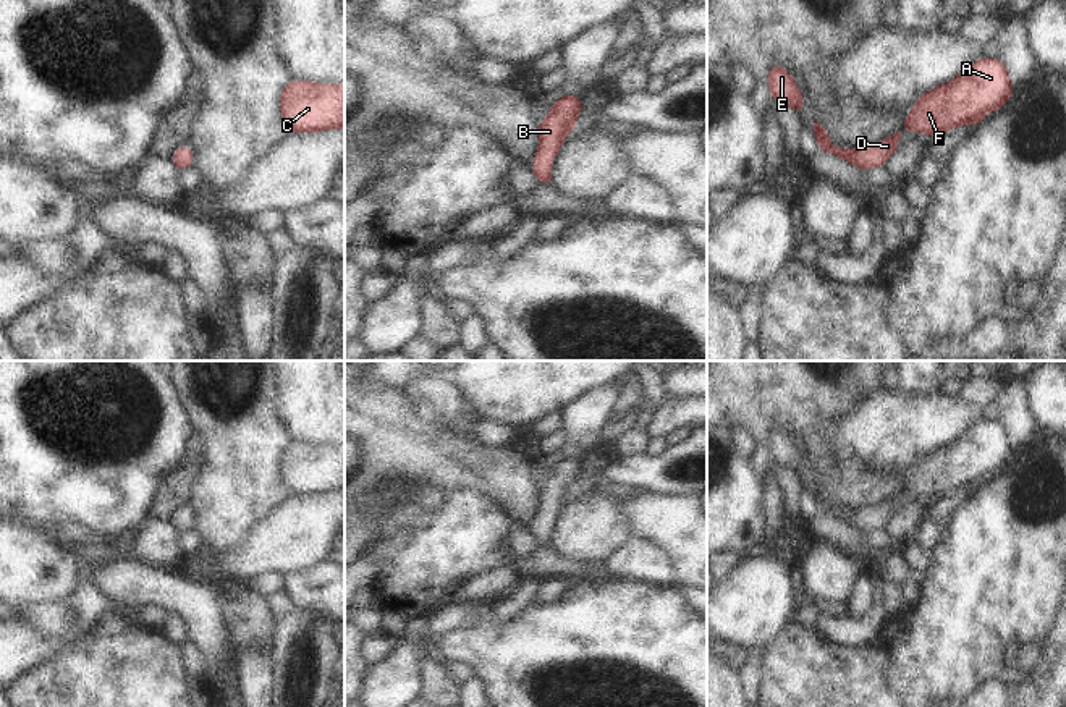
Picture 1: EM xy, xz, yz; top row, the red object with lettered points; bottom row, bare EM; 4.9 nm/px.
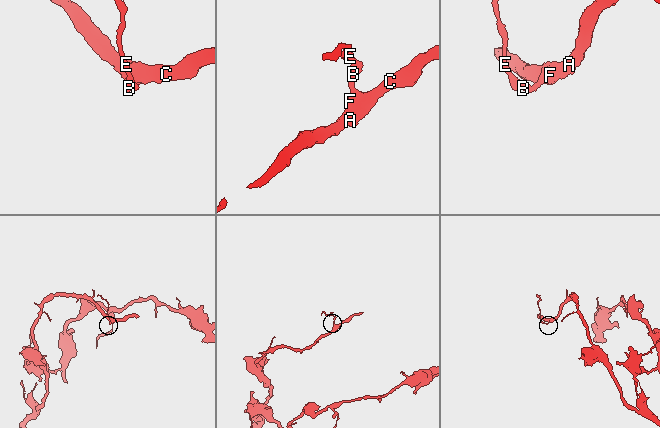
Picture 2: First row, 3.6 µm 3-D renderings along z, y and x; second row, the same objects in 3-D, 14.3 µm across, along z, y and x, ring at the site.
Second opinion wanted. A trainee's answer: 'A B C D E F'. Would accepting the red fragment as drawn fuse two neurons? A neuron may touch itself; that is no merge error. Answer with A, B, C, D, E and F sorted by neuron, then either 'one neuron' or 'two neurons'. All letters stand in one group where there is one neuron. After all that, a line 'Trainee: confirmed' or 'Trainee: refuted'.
A B C D E F; one neuron
Trainee: confirmed

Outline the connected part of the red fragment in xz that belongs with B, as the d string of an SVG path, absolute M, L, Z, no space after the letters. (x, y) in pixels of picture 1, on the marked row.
M563 95L552 105L548 116L539 125L539 154L532 162L537 183L552 184L552 159L558 154L568 133L577 125L576 115L581 108L581 97Z

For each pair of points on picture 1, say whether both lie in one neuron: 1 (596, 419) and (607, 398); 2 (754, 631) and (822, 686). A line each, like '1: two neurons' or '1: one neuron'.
1: one neuron
2: two neurons

